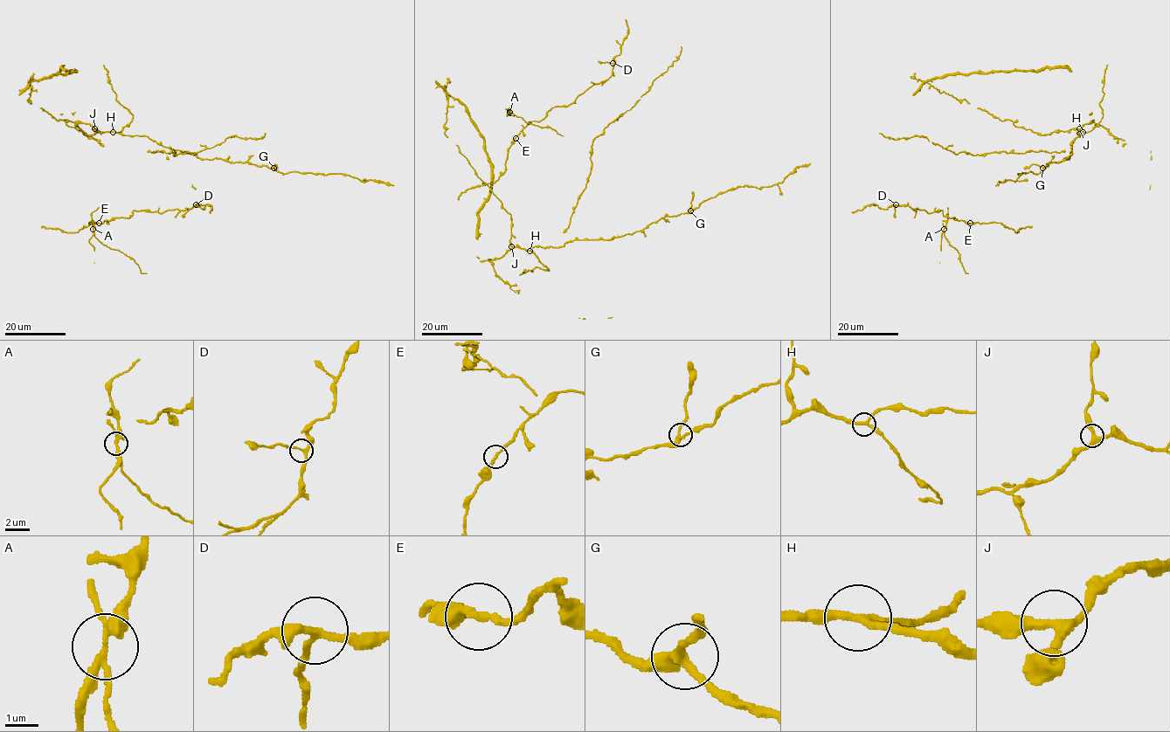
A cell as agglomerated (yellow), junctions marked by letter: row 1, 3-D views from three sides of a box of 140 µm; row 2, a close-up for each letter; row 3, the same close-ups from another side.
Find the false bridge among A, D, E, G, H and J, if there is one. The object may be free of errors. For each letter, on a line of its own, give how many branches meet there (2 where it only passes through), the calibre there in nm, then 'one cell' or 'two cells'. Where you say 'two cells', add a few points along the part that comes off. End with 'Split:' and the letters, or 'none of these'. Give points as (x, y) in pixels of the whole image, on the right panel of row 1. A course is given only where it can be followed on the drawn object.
A: branches 3; calibre 240 nm; two cells; course (944, 229), (944, 237), (958, 252), (958, 259), (968, 273)
D: branches 3; calibre 220 nm; one cell
E: branches 2; calibre 200 nm; one cell
G: branches 3; calibre 280 nm; one cell
H: branches 3; calibre 240 nm; one cell
J: branches 3; calibre 320 nm; one cell
Split: A

